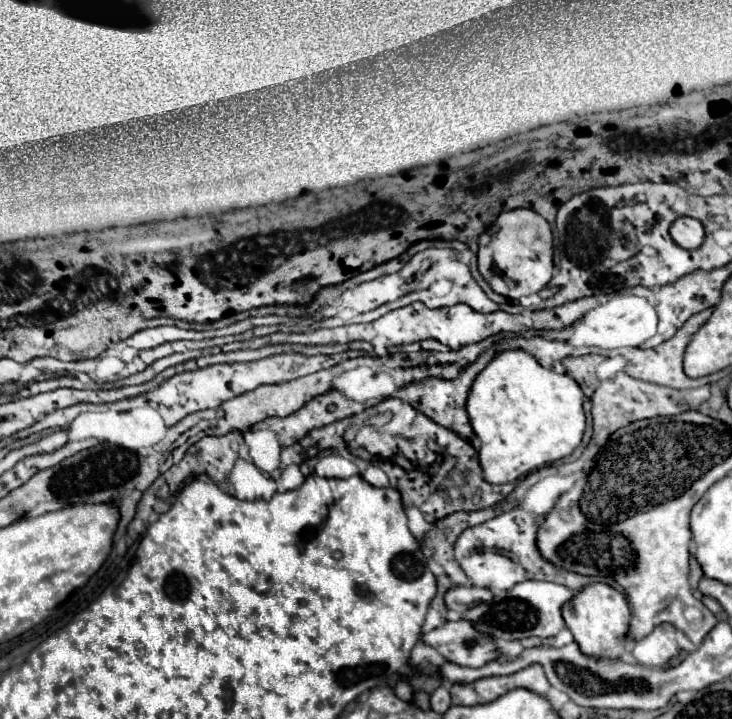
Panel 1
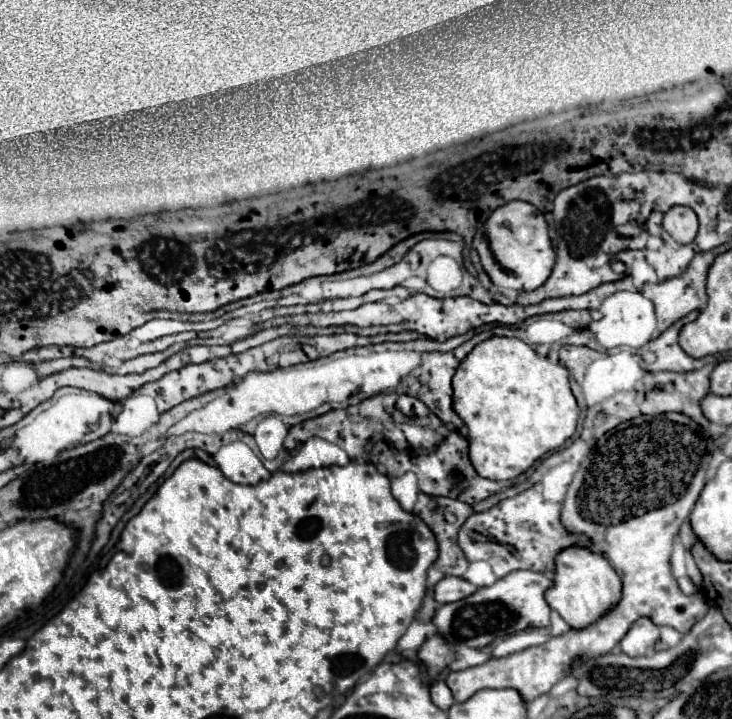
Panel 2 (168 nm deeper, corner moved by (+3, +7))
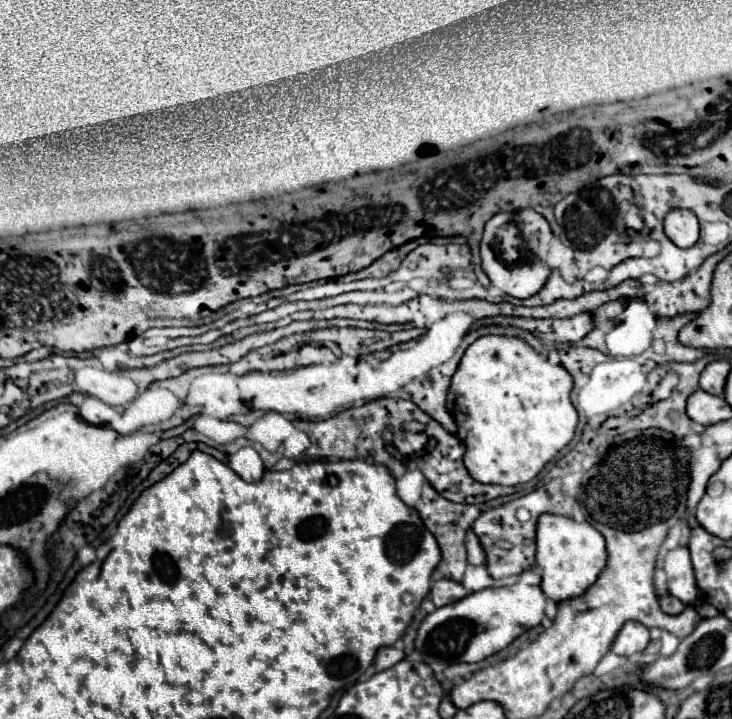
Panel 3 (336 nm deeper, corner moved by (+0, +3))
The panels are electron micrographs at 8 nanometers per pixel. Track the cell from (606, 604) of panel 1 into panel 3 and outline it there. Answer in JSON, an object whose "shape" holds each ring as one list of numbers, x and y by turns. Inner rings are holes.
{"shape":[[541,515,537,523,537,569,541,569,541,589,543,593,553,599,555,603,563,603,575,597,581,597,587,593,587,589,597,581,597,577,603,573,607,565,607,551,605,551,605,539,599,531,595,531,587,521,577,523,575,519,561,517,561,515]]}

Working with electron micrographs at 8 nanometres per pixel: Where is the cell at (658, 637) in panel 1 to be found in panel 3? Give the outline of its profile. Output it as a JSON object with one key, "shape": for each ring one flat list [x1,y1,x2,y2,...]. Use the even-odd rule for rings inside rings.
{"shape":[[627,621,617,639,611,645,611,651,617,655,633,655,637,651,645,651,645,647,649,645,649,629,637,621]]}

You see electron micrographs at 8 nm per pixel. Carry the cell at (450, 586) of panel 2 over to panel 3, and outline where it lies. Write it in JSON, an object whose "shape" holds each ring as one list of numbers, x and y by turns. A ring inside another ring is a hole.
{"shape":[[439,579,431,587,431,601,435,603,435,607,445,607,467,595,469,595,469,591,461,583,449,581,449,579]]}

